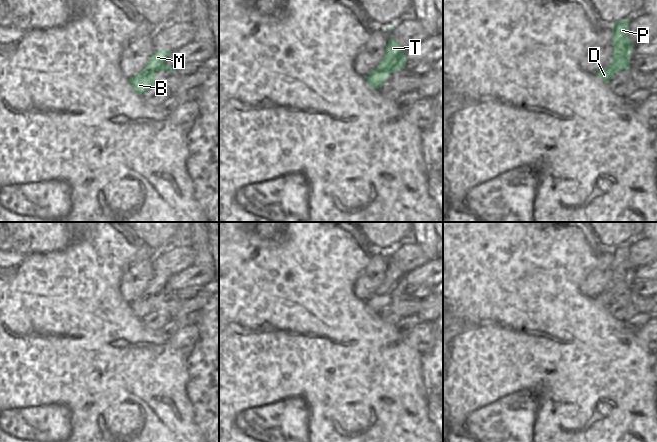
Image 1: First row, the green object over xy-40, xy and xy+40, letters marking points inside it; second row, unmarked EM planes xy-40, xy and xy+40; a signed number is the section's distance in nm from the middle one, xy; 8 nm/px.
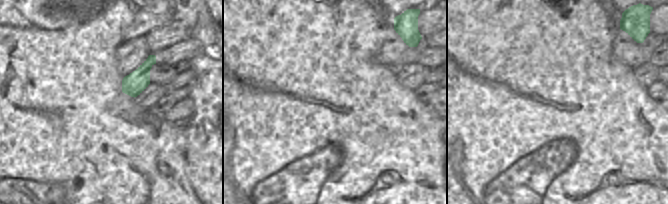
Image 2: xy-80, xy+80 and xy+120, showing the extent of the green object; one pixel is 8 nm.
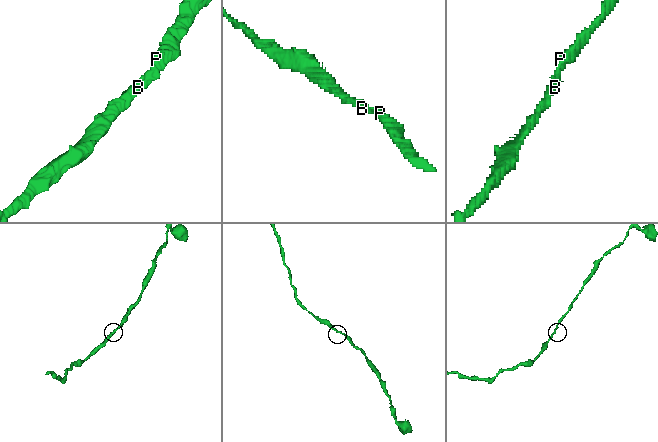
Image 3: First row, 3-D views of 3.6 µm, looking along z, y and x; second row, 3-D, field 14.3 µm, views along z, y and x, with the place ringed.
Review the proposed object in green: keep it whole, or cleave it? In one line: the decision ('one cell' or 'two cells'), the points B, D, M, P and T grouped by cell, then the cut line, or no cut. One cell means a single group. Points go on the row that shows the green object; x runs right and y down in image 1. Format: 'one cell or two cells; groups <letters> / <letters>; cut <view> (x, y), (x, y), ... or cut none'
one cell; groups B D M P T; cut none

